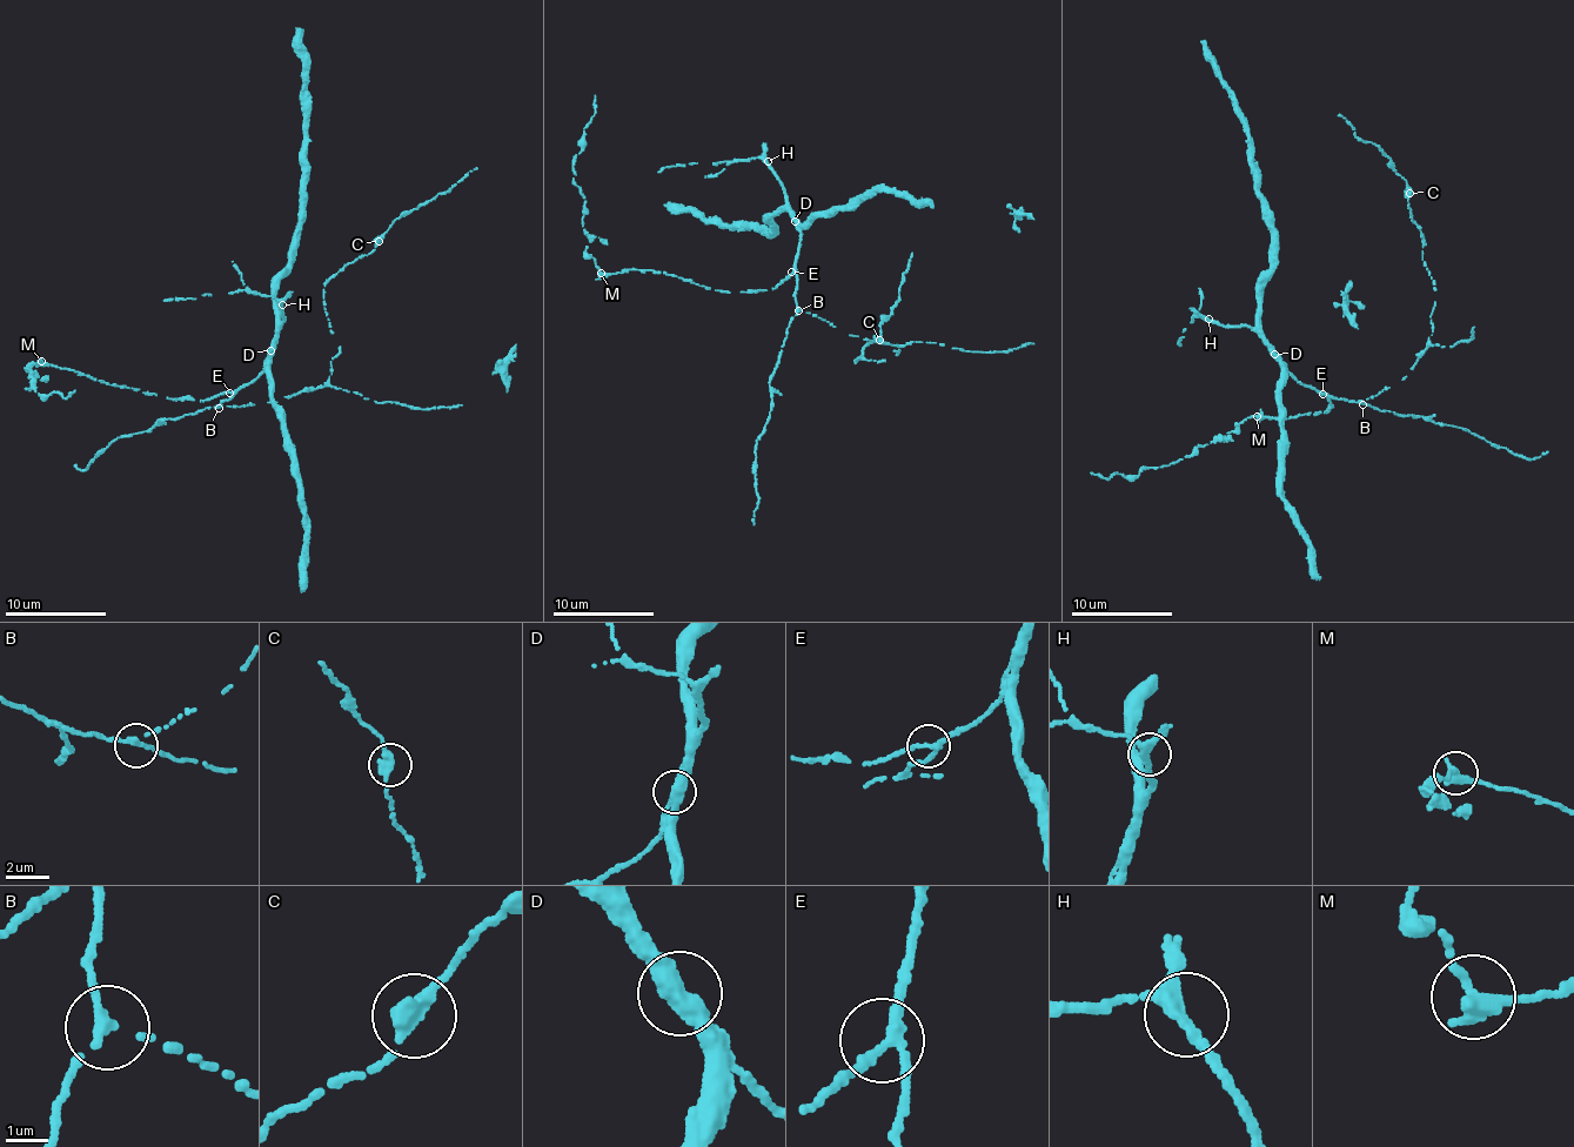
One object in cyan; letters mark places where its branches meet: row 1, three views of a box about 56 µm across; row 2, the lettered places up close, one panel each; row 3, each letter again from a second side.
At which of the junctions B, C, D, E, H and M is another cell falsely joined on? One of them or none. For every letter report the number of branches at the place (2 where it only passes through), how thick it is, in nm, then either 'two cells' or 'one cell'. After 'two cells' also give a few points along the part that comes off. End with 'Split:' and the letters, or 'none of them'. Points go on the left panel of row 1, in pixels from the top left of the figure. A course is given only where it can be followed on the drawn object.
B: 2 | 220 nm | one cell
C: 2 | 380 nm | one cell
D: 2 | 440 nm | one cell
E: 3 | 240 nm | one cell
H: 3 | 280 nm | one cell
M: 2 | 420 nm | two cells | (41, 362), (27, 369), (34, 386), (26, 388), (65, 397), (75, 391)
Split: M

